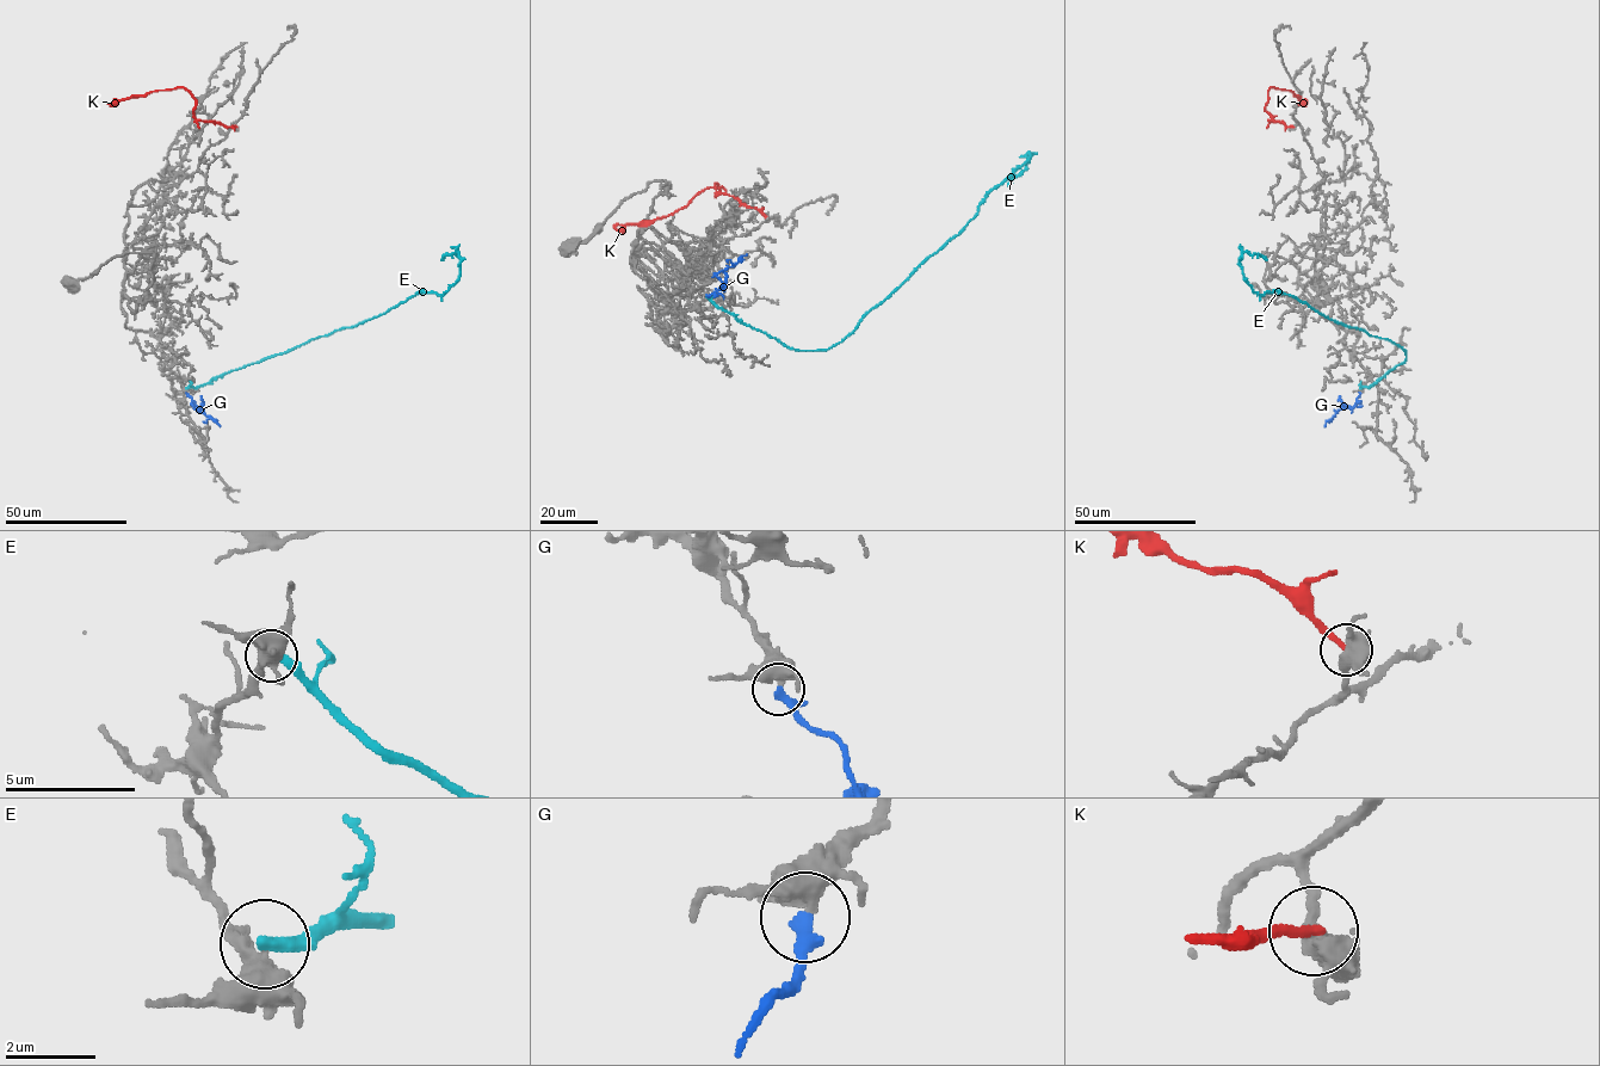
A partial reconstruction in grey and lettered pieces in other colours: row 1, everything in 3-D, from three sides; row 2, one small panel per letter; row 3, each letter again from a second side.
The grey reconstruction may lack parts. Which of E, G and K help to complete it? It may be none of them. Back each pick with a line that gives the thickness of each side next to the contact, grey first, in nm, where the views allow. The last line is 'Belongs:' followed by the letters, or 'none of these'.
G: 340 nm thick on the grey side, 240 nm on the other
Belongs: G

